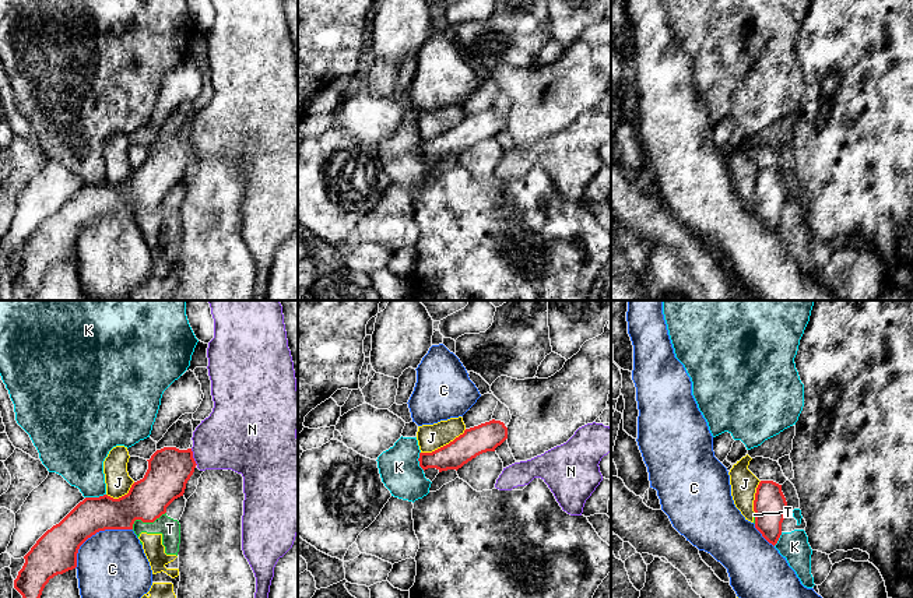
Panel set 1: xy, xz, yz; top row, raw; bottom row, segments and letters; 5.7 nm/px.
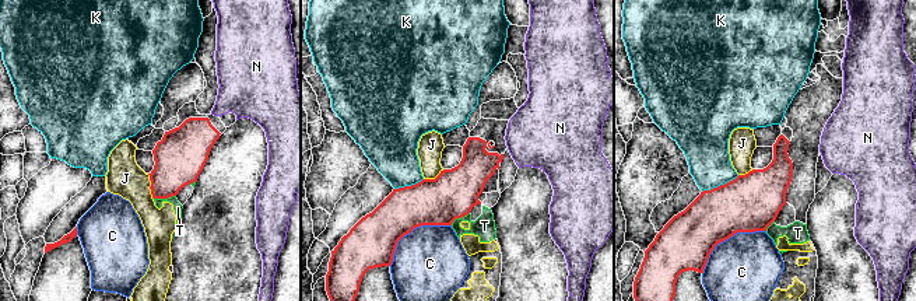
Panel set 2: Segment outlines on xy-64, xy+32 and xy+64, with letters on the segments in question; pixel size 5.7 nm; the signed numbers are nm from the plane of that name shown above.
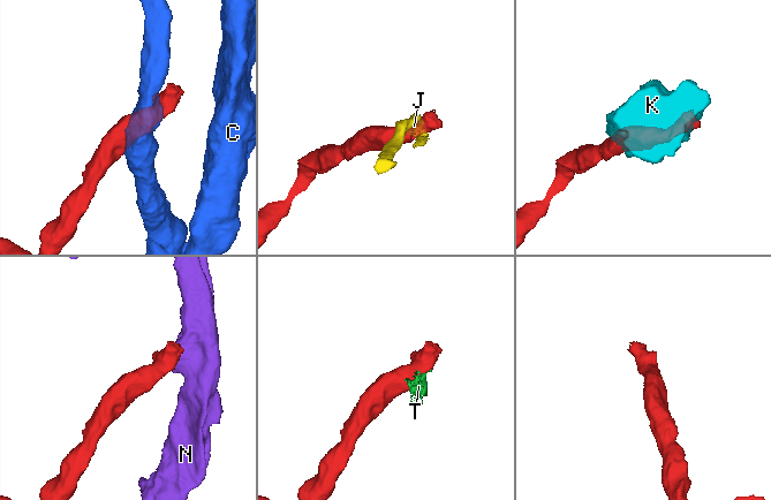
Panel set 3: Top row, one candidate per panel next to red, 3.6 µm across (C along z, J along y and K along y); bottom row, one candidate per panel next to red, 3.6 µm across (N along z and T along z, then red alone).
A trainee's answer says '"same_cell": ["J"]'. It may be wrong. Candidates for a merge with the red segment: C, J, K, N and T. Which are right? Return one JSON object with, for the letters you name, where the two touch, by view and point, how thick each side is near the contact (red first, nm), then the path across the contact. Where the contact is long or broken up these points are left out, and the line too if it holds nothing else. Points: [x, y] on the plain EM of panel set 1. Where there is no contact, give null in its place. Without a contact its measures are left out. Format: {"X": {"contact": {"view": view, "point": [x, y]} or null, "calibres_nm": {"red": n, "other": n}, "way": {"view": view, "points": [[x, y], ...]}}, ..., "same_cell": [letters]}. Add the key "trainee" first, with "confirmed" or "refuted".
{"trainee": "refuted", "same_cell": []}

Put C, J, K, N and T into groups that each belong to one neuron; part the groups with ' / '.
C / J T / K / N

